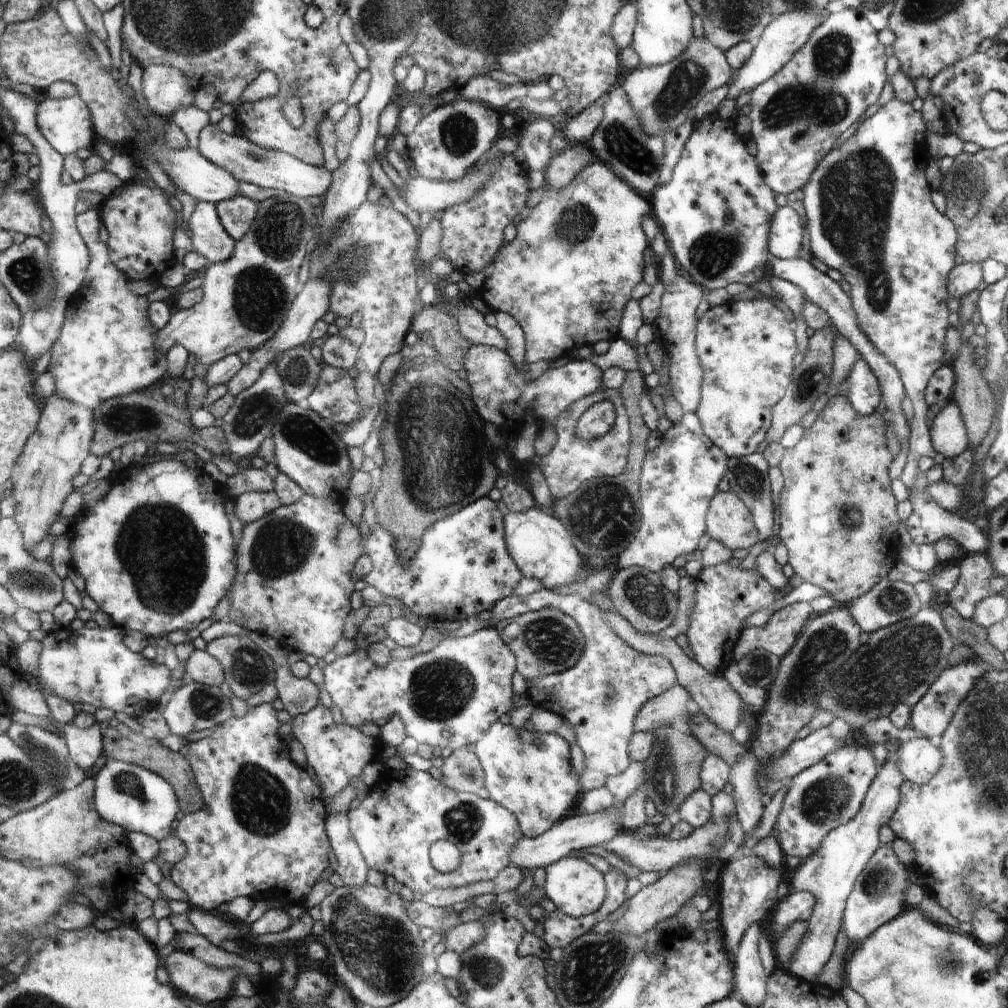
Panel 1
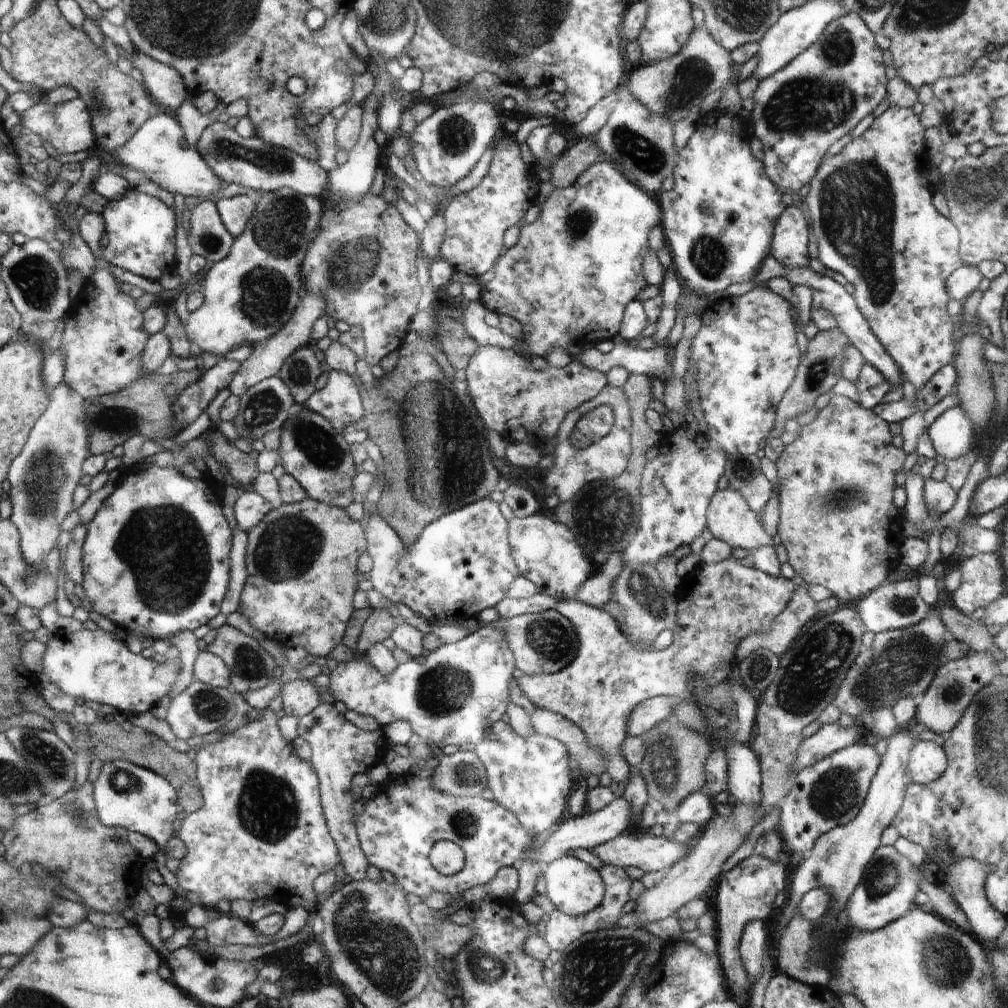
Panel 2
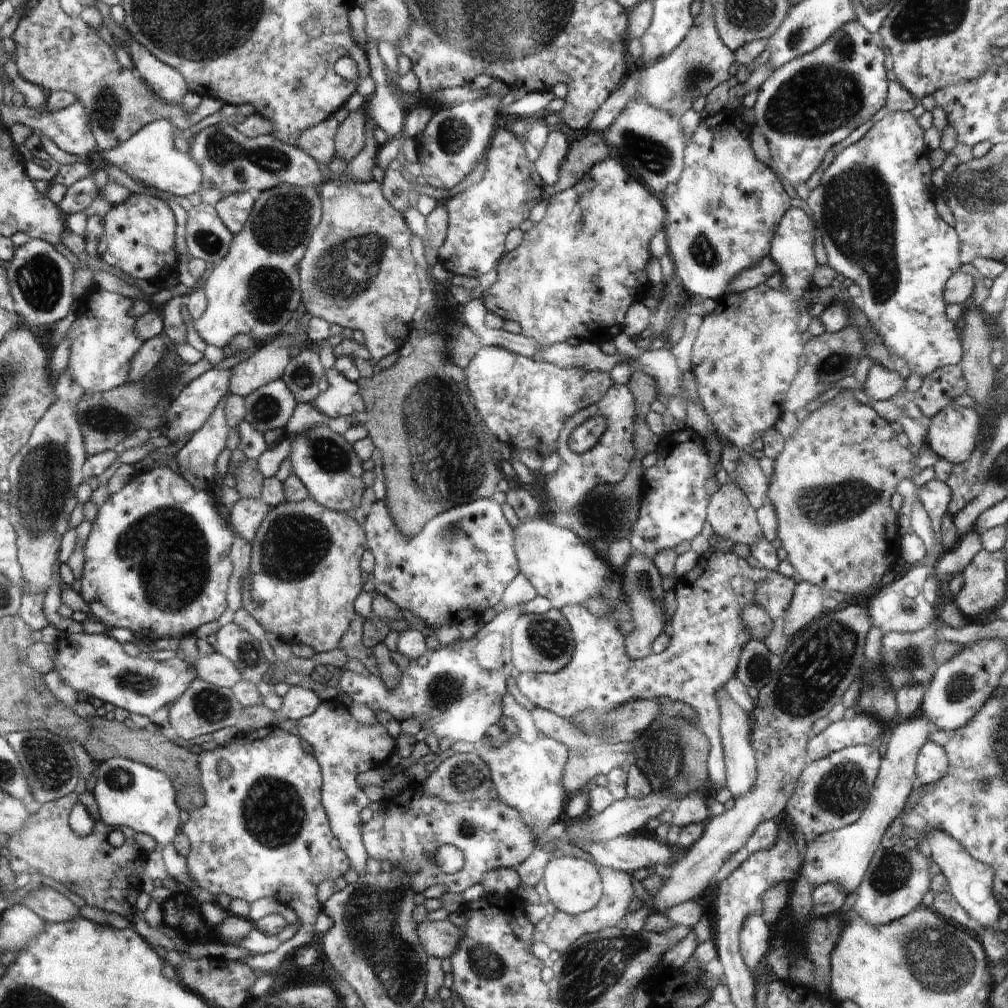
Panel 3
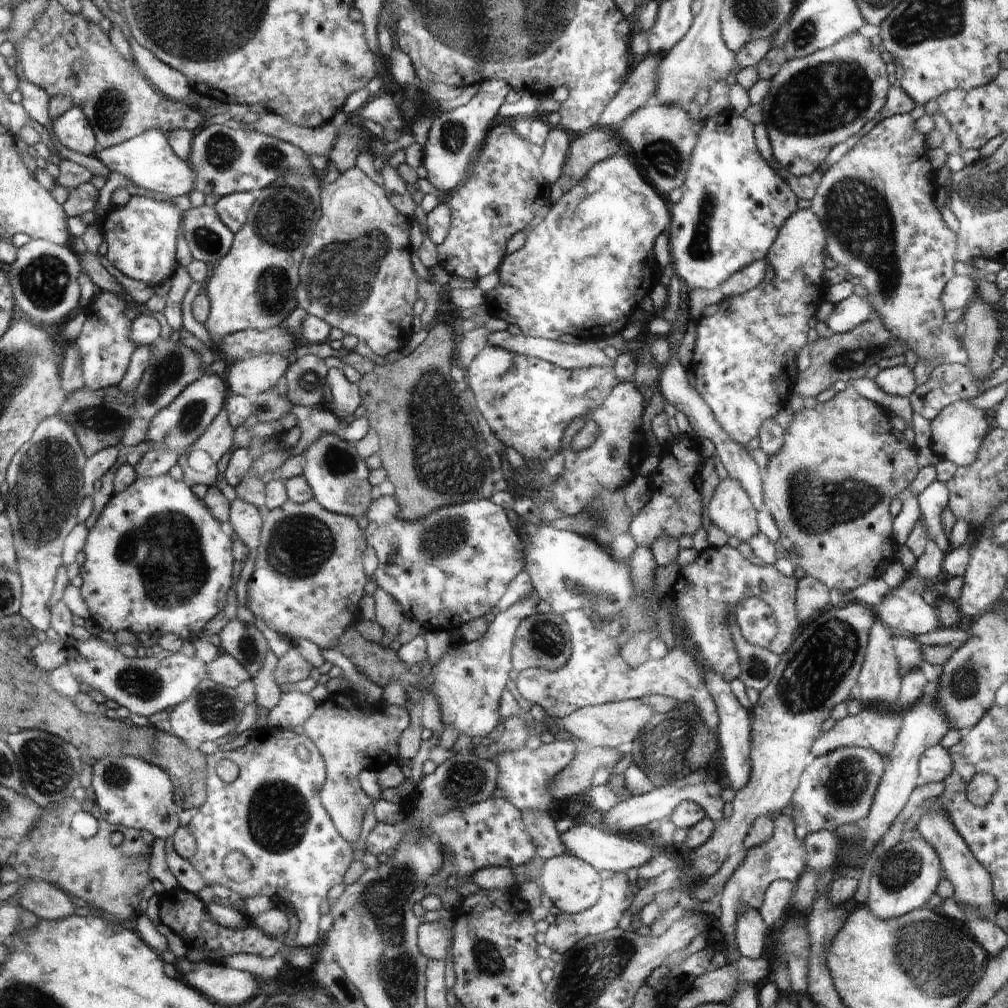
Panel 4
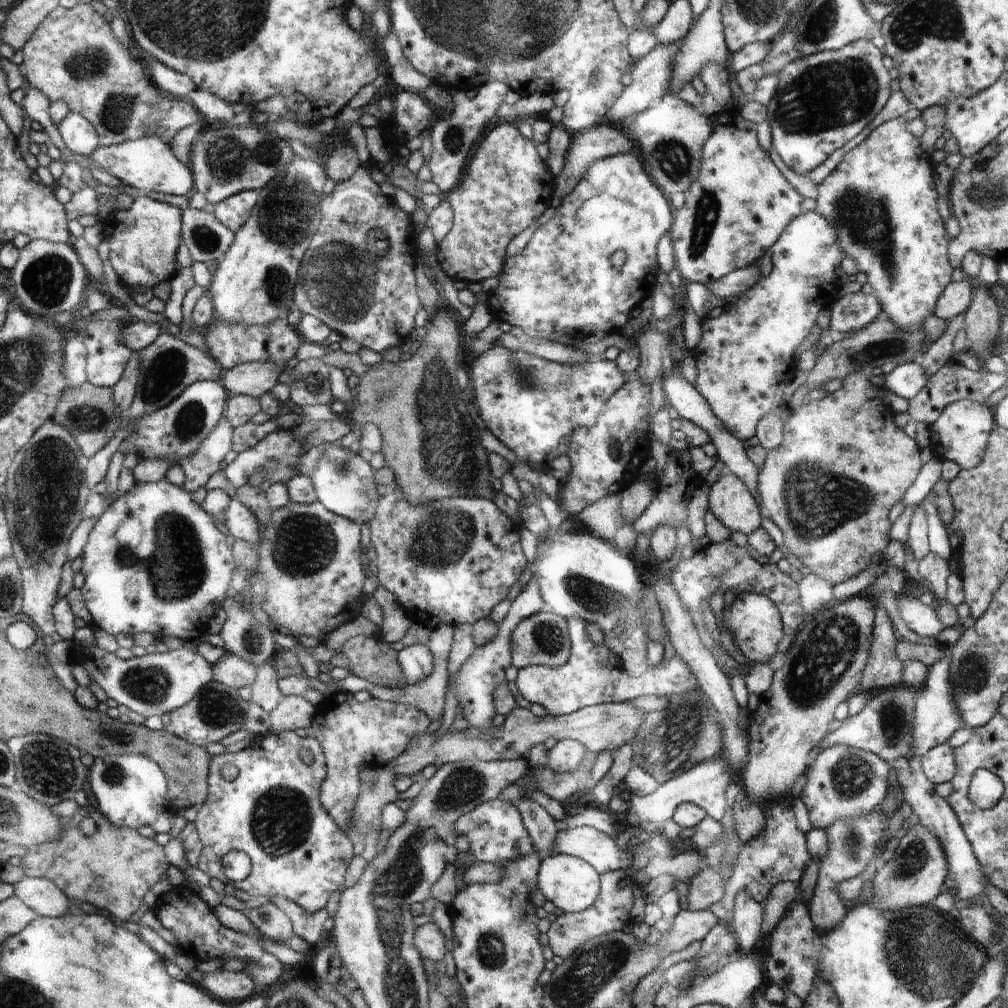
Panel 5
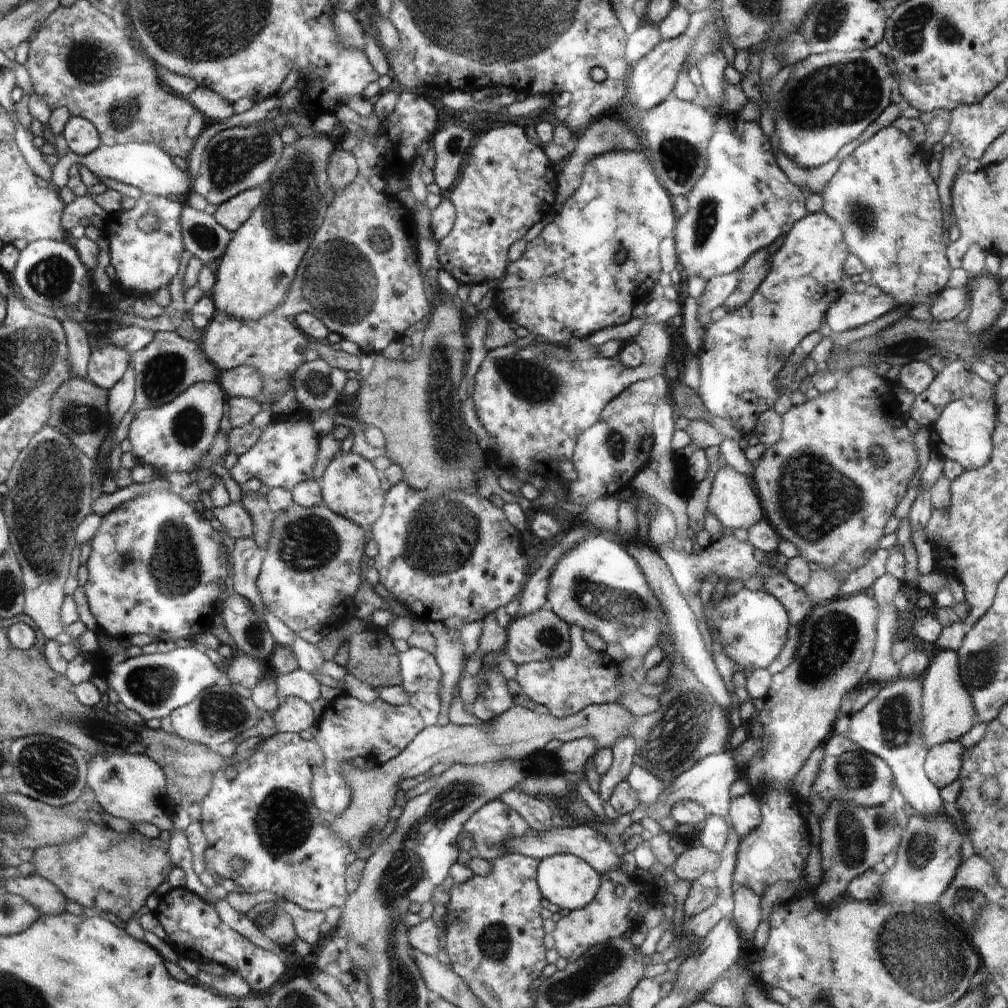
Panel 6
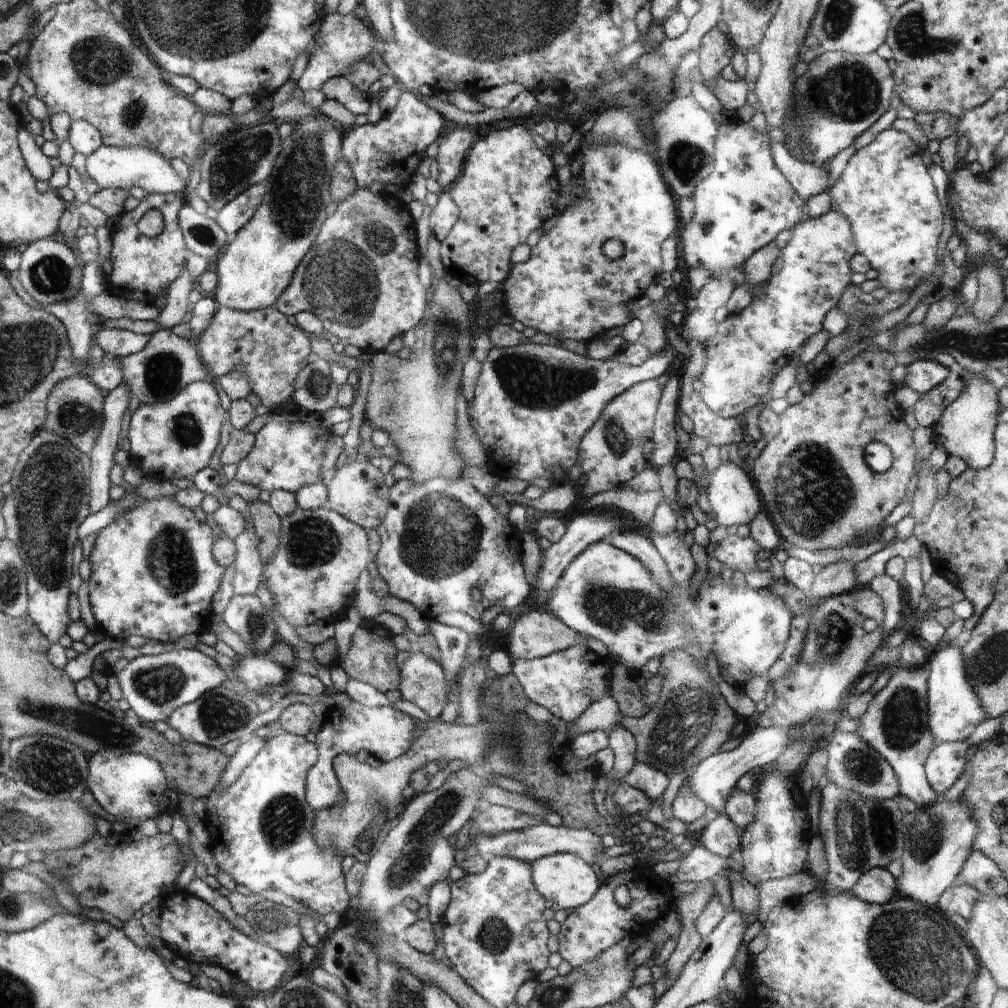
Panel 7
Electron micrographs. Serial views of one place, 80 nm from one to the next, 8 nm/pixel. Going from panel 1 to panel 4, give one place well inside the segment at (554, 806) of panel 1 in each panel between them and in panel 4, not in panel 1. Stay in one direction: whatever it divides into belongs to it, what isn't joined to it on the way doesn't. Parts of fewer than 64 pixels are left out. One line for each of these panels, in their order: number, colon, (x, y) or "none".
2: (529, 775)
3: (528, 777)
4: (524, 774)

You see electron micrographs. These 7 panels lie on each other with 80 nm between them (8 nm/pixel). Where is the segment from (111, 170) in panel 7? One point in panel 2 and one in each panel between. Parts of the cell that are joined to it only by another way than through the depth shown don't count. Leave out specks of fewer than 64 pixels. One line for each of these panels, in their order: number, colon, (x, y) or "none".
2: (154, 150)
3: (150, 157)
4: (147, 160)
5: (149, 164)
6: (146, 166)

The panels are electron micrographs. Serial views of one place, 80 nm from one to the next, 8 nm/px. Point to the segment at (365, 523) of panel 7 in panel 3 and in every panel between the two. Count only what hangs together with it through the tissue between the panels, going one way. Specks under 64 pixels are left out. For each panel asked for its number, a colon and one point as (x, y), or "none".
3: (325, 463)
4: (338, 477)
5: (344, 482)
6: (350, 486)

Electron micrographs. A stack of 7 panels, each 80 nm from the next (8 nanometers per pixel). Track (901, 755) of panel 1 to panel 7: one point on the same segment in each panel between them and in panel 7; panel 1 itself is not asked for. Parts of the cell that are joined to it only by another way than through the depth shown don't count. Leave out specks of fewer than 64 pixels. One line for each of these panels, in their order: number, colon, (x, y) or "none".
2: (928, 762)
3: (933, 763)
4: (936, 765)
5: (939, 764)
6: (944, 762)
7: (945, 765)

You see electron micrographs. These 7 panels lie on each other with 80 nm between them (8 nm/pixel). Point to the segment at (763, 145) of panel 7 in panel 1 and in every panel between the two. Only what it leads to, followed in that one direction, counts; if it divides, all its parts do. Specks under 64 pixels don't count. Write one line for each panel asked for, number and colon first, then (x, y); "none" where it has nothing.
1: (716, 211)
2: (722, 201)
3: (725, 214)
4: (733, 205)
5: (740, 205)
6: (743, 202)

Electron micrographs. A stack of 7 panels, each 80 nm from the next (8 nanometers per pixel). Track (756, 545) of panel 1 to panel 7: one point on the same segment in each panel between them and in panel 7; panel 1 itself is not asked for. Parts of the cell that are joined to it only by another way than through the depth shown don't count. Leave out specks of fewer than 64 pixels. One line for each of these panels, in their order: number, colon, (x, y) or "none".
2: (730, 518)
3: (730, 513)
4: (731, 509)
5: (730, 499)
6: (732, 500)
7: (733, 499)

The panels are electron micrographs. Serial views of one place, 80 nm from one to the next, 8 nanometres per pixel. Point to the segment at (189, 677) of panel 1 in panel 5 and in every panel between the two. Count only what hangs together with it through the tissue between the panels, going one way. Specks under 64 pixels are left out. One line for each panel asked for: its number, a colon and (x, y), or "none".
2: (209, 669)
3: (215, 668)
4: (225, 669)
5: (230, 670)

